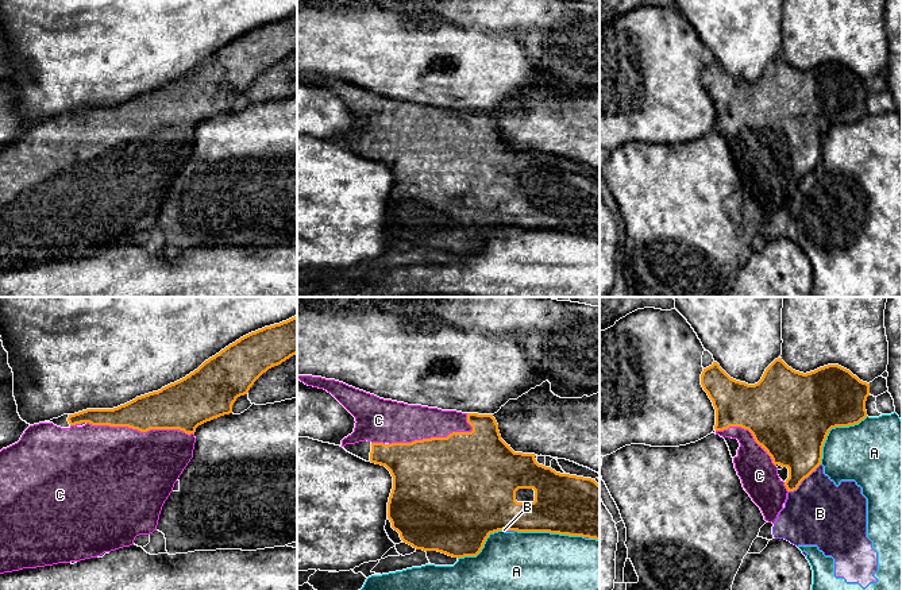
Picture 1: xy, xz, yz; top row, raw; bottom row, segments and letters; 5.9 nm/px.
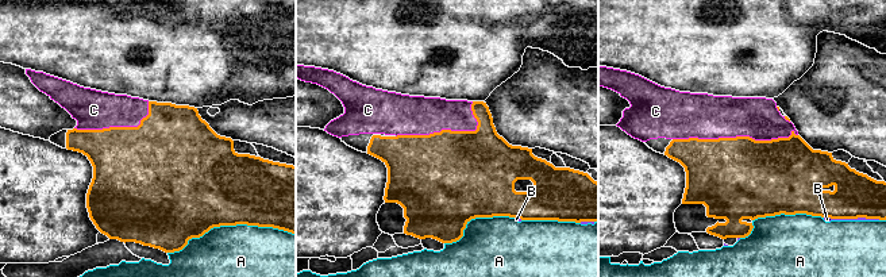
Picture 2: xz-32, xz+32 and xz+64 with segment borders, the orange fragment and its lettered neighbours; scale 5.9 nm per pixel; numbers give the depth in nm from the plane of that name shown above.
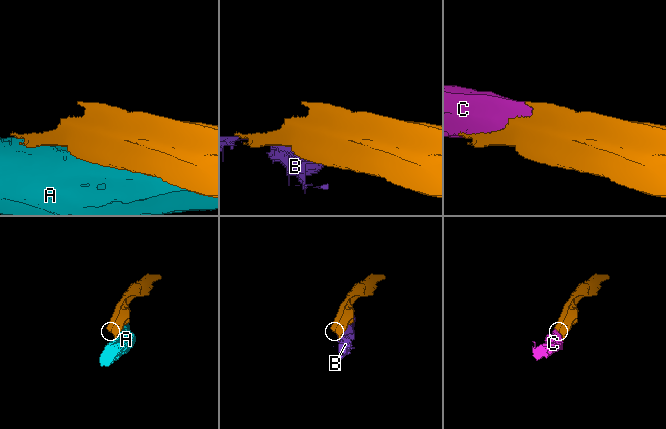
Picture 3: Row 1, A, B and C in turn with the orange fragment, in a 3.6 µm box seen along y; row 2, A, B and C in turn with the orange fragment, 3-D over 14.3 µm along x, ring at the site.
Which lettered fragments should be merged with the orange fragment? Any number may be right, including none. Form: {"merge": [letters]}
{"merge": ["C"]}

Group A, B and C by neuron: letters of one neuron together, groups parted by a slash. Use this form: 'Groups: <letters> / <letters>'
Groups: A B / C

